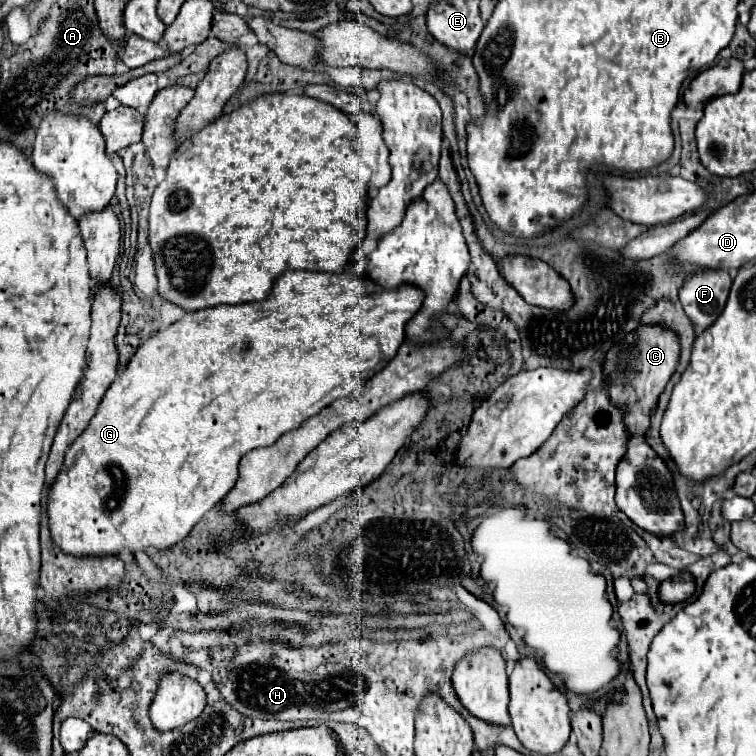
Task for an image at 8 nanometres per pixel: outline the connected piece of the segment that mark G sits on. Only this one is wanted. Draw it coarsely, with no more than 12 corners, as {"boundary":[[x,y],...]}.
{"boundary":[[281,274],[139,346],[47,490],[75,558],[173,548],[383,370],[423,294]]}

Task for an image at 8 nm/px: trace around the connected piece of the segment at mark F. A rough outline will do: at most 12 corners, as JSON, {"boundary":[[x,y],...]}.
{"boundary":[[689,274],[679,300],[693,326],[725,308],[731,276]]}

